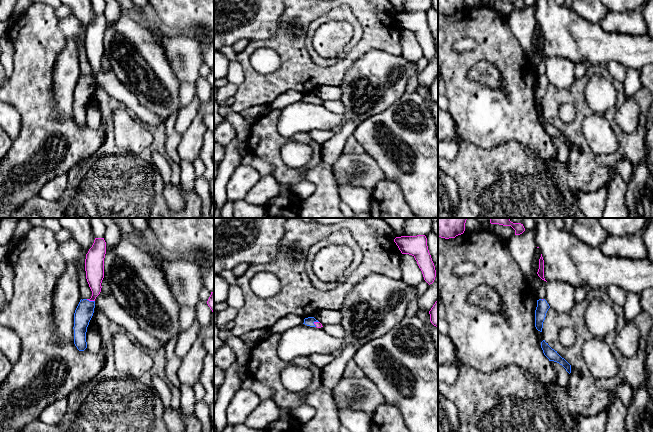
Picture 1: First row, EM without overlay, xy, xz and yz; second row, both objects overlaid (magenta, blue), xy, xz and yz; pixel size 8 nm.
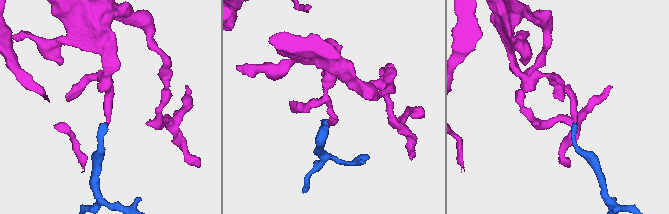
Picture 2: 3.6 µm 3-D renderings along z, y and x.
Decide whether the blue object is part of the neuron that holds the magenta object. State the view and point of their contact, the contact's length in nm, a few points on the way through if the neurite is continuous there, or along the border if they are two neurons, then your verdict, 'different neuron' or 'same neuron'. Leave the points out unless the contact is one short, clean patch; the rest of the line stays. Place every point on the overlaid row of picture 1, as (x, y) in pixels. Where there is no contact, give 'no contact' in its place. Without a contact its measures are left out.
meets magenta in xy at (90, 300); contact 70 nm long; runs through xy (94, 270), (94, 296), (90, 300), (85, 309); same neuron

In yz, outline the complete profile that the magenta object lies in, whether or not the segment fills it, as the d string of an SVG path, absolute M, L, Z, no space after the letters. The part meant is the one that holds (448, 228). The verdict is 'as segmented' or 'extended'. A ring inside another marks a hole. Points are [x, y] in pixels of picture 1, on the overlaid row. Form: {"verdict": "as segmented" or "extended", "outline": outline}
{"verdict": "as segmented", "outline": "M438 218L438 236L449 239L463 234L466 220L467 218Z"}

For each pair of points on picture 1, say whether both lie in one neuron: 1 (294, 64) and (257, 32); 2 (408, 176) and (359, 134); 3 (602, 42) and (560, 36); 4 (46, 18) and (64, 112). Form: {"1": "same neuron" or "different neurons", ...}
{"1": "different neurons", "2": "same neuron", "3": "same neuron", "4": "different neurons"}

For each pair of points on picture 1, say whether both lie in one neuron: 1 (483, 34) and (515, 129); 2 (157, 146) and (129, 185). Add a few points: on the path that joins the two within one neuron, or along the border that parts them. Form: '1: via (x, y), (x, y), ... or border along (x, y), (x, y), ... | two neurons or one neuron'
1: via (507, 57), (515, 68), (515, 105) | one neuron
2: via (147, 155), (134, 175) | one neuron

